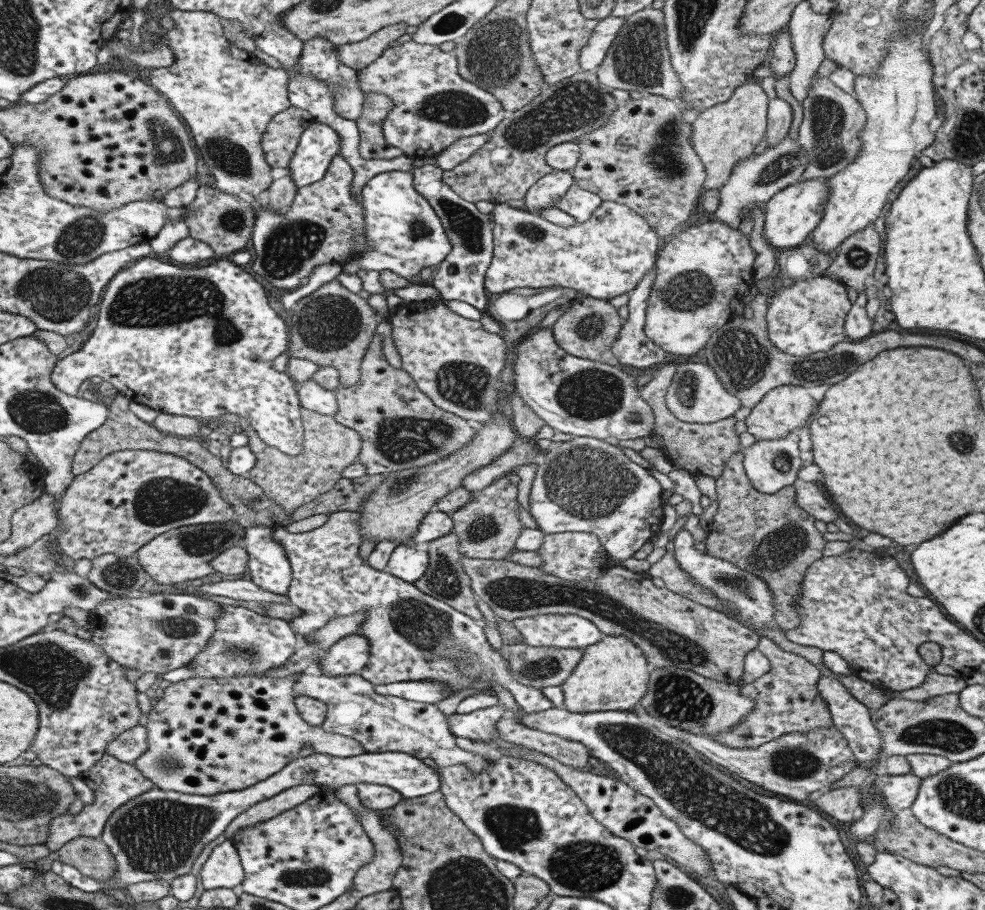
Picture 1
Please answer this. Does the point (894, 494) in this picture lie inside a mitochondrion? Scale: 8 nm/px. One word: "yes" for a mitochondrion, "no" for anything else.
no

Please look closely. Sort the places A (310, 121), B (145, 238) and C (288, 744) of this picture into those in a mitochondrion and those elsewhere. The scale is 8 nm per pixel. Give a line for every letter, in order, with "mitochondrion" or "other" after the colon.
A: other
B: other
C: other

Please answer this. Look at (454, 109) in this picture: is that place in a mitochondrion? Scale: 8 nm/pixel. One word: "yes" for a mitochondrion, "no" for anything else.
yes

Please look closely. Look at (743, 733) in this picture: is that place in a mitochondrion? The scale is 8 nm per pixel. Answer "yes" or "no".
yes

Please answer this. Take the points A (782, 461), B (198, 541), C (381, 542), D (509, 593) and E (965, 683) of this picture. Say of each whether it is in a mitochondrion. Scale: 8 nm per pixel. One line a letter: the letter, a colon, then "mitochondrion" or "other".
A: mitochondrion
B: mitochondrion
C: other
D: mitochondrion
E: other

